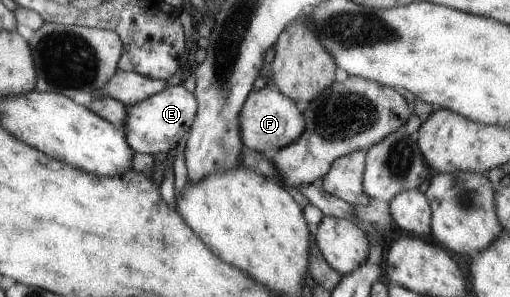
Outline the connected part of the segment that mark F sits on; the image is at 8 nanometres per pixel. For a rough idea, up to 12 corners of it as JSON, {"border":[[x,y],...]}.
{"border":[[267,84],[239,111],[243,144],[260,154],[305,130],[296,102]]}

